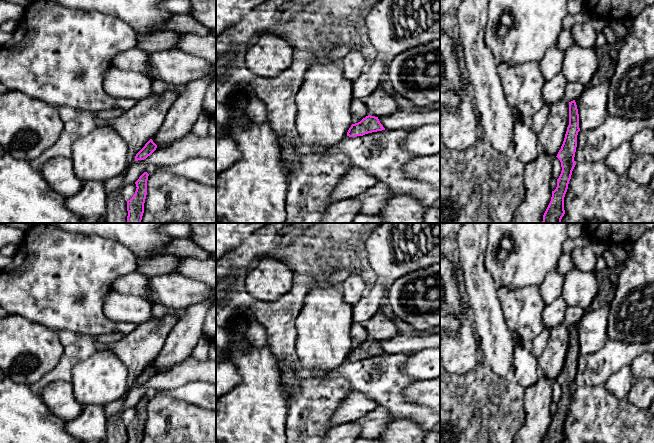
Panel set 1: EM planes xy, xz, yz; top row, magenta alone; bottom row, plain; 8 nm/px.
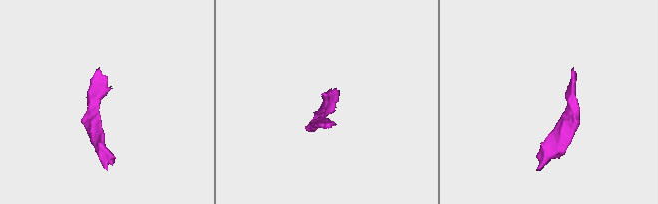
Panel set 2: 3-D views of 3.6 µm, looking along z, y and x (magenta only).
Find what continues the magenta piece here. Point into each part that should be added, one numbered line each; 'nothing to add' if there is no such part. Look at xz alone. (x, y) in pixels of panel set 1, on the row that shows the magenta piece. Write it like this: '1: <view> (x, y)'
nothing to add

